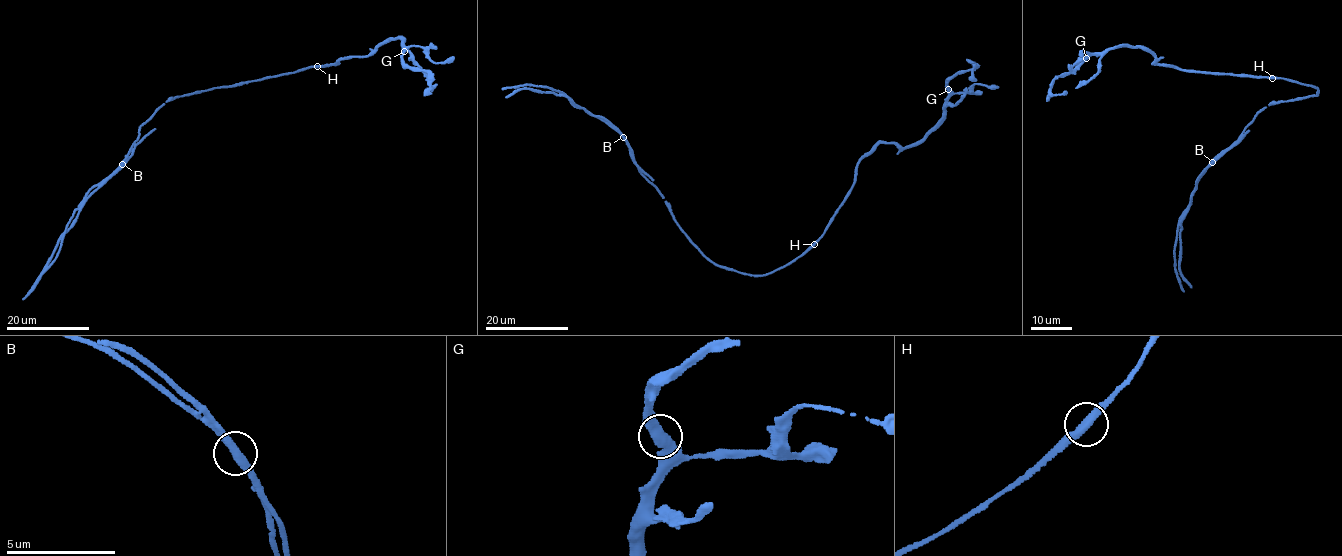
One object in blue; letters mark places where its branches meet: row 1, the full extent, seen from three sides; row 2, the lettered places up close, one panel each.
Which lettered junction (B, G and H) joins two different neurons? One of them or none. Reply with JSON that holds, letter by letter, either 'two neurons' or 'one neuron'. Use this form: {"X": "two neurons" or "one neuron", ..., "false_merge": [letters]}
{"B": "two neurons", "G": "one neuron", "H": "one neuron", "false_merge": ["B"]}

